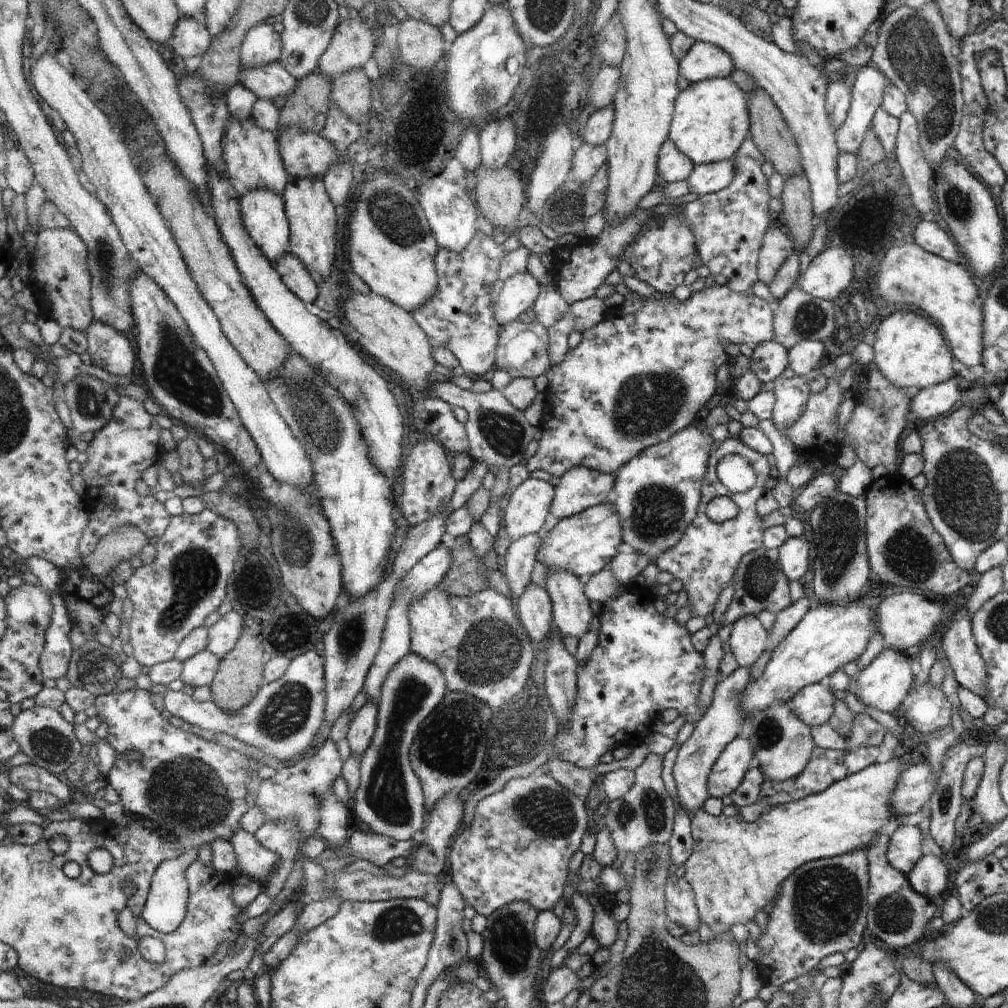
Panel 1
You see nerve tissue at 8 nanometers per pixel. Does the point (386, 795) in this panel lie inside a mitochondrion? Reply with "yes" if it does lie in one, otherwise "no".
yes

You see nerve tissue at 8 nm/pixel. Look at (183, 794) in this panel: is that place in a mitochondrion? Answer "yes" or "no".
yes

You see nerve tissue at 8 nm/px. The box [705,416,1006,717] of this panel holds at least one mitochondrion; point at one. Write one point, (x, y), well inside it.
(962, 496)

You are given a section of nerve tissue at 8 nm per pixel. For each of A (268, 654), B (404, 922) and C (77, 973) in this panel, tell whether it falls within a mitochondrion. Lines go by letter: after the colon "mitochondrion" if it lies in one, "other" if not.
A: other
B: mitochondrion
C: other

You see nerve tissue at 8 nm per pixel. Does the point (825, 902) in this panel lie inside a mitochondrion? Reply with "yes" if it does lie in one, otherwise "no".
yes

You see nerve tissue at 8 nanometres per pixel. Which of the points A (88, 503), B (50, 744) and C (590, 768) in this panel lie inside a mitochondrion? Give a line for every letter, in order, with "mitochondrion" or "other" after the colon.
A: other
B: mitochondrion
C: other

